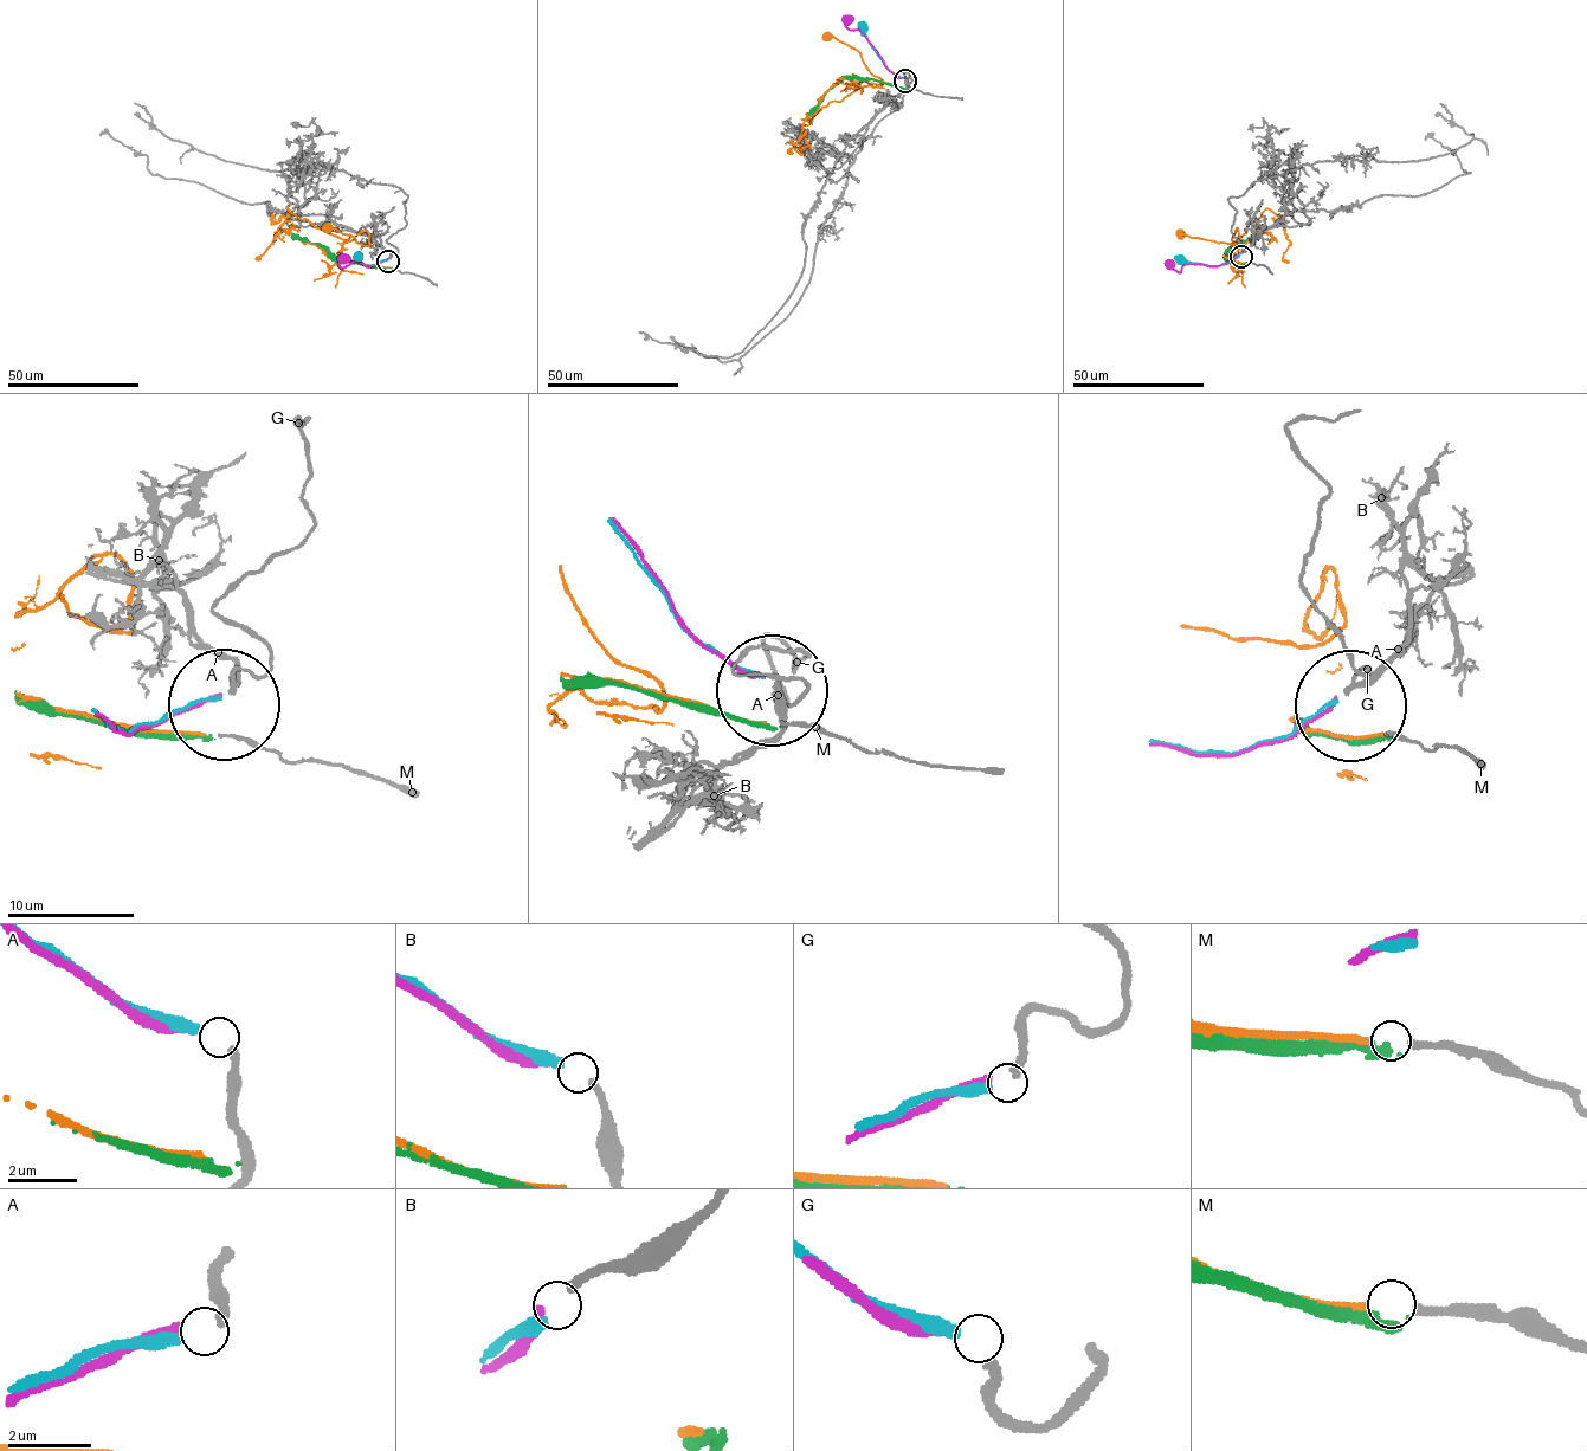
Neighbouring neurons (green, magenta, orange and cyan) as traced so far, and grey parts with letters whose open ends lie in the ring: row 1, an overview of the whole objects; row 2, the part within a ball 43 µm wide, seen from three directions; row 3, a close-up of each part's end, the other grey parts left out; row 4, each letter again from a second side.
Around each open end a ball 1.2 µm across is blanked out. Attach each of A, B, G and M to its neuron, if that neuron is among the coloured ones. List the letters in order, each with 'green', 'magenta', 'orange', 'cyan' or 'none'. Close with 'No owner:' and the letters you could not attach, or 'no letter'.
A: cyan
B: magenta
G: none
M: orange
No owner: G

